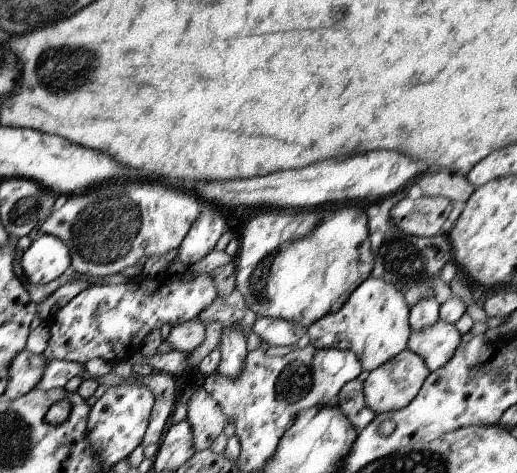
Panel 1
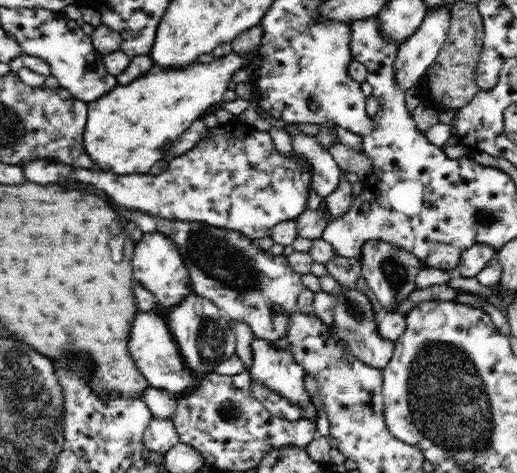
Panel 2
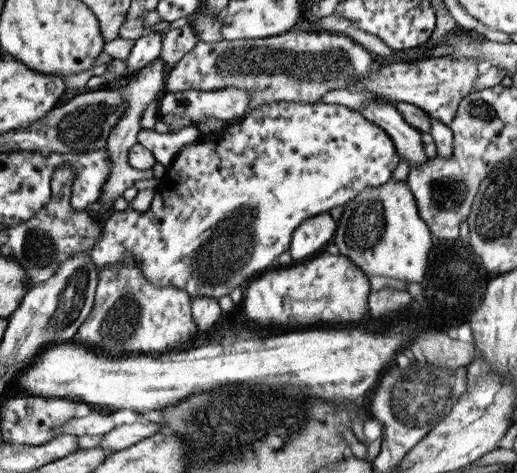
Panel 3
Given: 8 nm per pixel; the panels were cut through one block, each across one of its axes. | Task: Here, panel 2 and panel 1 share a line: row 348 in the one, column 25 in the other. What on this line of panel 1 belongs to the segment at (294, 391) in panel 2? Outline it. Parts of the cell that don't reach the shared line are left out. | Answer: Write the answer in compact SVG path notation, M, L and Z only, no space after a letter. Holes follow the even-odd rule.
M40 235L20 258L22 274L30 284L48 284L66 272L71 262L66 242L54 235Z

